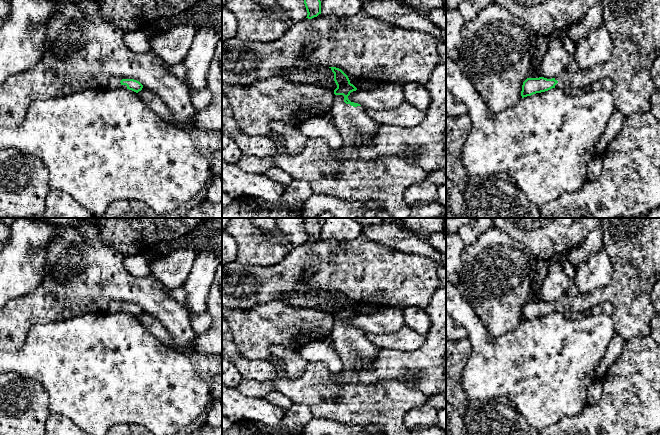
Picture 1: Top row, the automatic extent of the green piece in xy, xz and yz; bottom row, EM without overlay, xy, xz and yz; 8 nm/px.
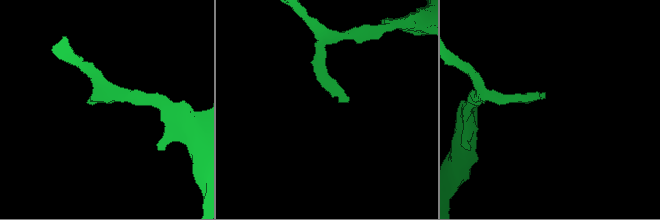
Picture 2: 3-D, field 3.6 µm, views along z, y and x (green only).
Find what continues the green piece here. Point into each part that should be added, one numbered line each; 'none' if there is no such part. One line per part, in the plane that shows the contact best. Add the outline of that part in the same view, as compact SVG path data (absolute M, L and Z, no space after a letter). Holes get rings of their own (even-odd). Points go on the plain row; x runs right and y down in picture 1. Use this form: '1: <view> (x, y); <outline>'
1: xz (353, 347); M335 319L331 333L343 363L342 371L353 370L358 365L370 365L378 356L379 348L368 340L367 333L346 328L343 319Z

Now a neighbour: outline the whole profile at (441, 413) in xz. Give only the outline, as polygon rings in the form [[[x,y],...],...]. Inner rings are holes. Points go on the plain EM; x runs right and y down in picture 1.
[[[446,408],[437,410],[436,425],[443,431],[443,435],[446,435]]]

